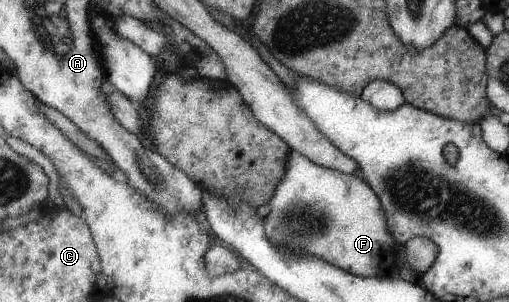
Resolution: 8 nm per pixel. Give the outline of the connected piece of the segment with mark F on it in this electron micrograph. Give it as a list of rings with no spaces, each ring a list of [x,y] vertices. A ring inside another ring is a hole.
[[[291,150],[286,163],[286,174],[274,191],[269,202],[270,210],[264,220],[267,222],[266,237],[274,244],[289,249],[292,253],[319,255],[332,266],[343,268],[357,277],[390,277],[395,271],[395,242],[388,232],[383,208],[375,192],[358,174],[345,175],[339,171],[325,169],[301,157]]]

